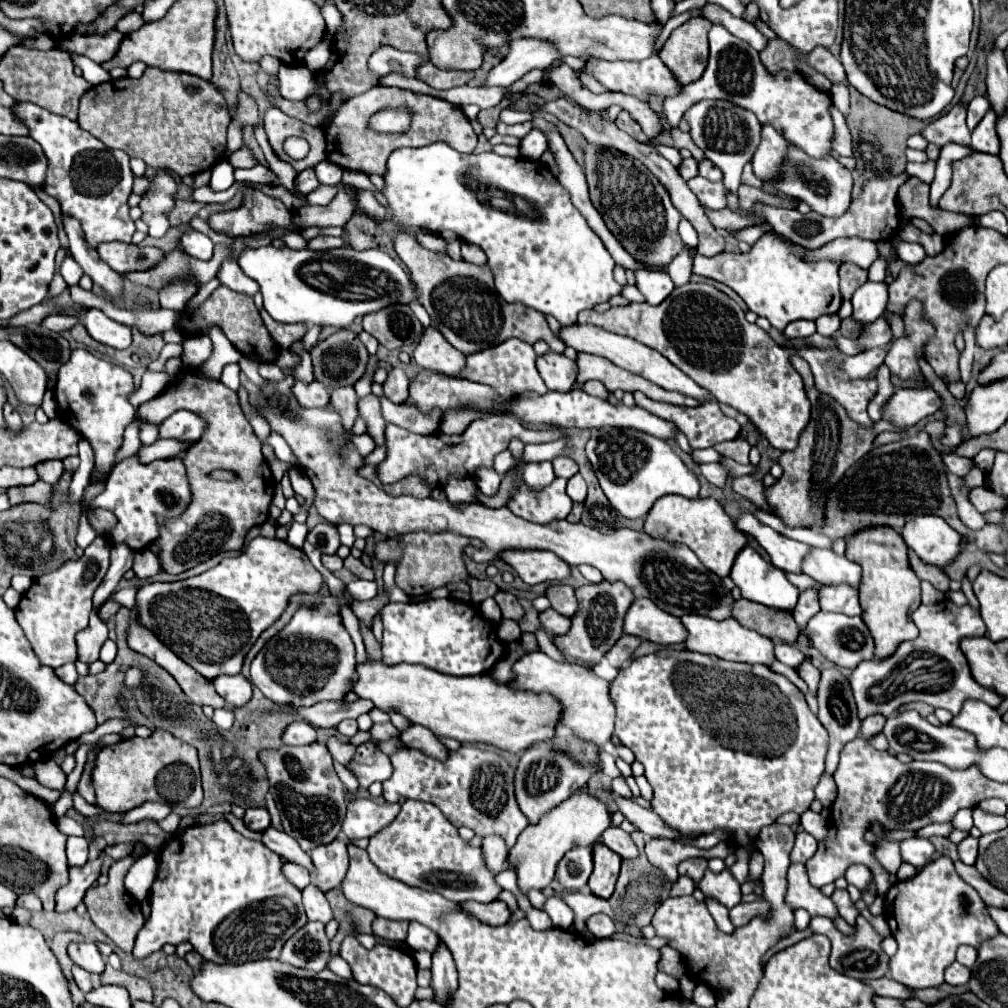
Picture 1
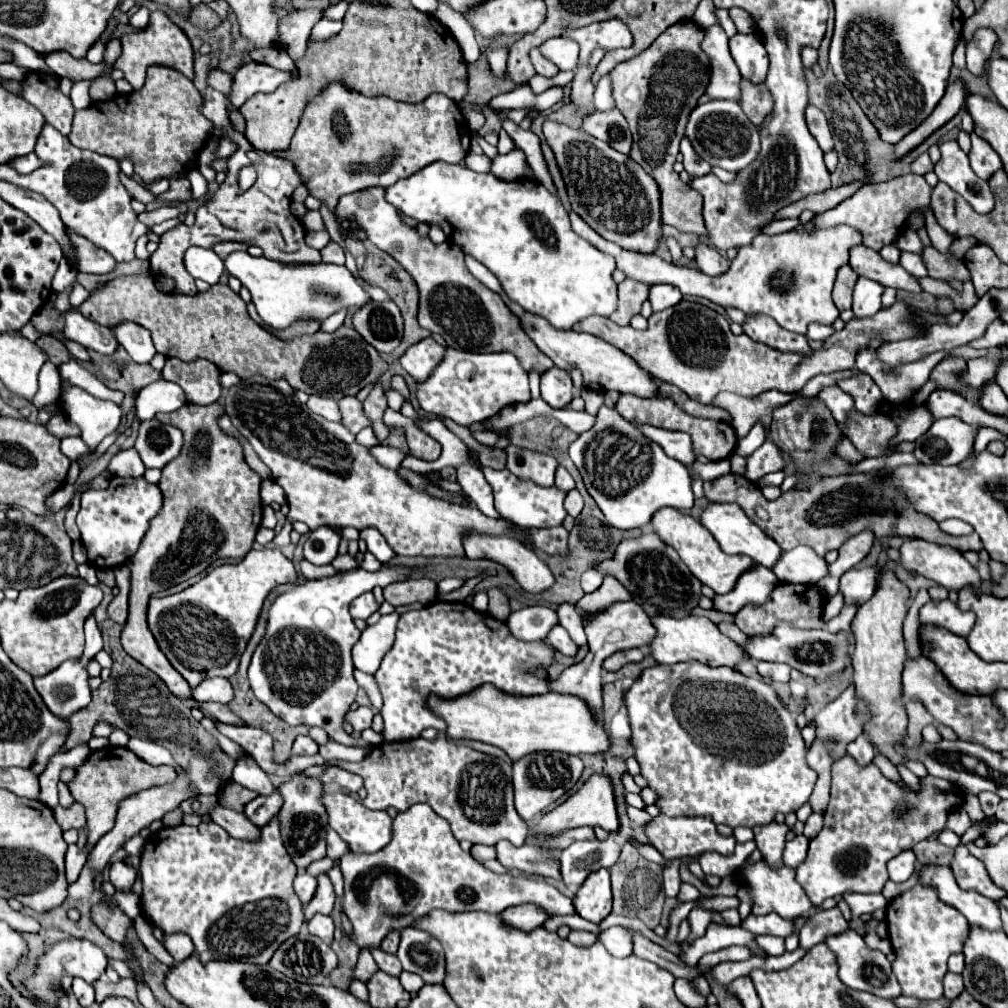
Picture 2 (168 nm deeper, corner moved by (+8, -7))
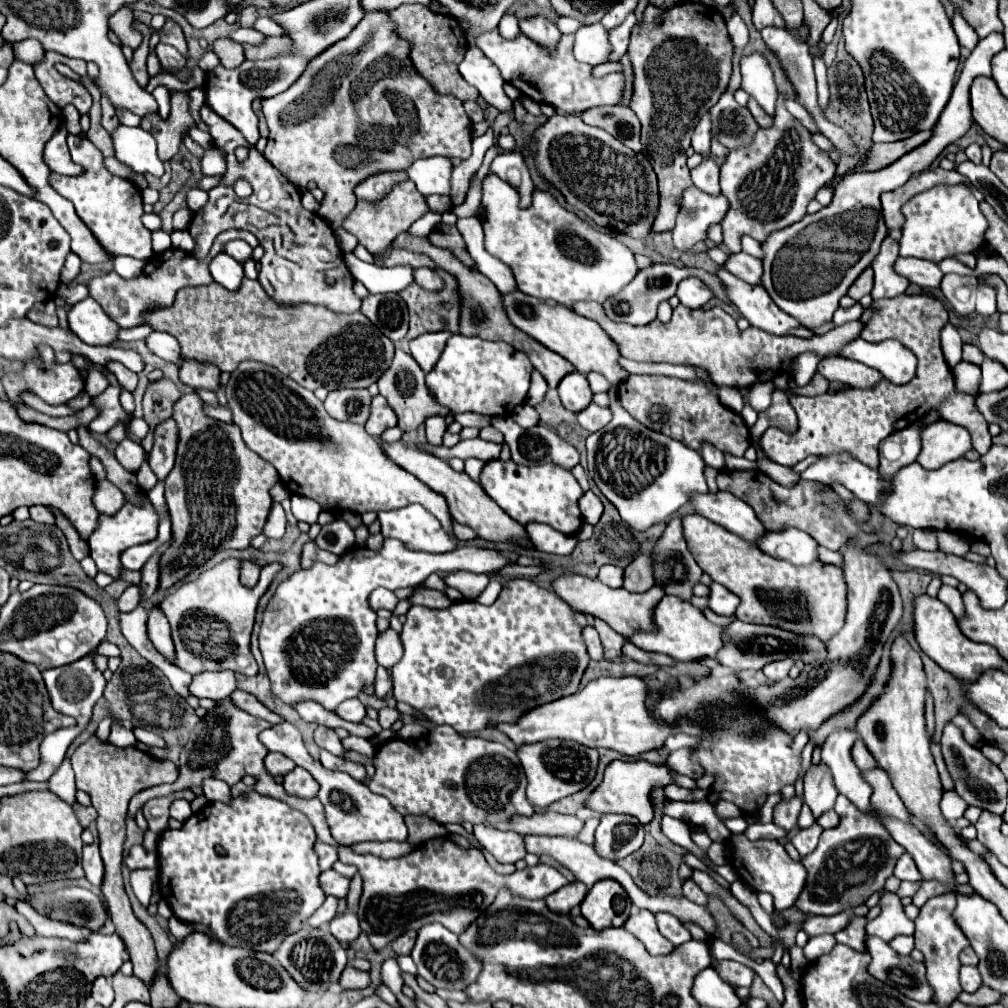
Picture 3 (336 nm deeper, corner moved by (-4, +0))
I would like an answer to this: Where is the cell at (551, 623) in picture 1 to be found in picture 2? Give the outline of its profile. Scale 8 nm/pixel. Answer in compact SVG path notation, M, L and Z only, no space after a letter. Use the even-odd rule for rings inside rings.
M556 625L556 627L548 633L546 641L548 641L554 649L558 649L562 655L566 655L566 657L574 657L574 655L578 653L578 645L570 639L568 631L566 631L564 627L560 627L560 625Z

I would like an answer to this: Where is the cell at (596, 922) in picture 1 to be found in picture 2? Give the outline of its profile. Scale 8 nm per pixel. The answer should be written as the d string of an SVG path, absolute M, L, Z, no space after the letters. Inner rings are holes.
M610 927L600 937L600 943L614 955L614 957L630 957L632 955L632 935L624 927Z

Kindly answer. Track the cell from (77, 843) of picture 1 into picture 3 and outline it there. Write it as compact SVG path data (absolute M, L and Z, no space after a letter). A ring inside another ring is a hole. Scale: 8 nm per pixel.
M86 844L84 852L82 852L82 866L86 872L86 878L94 884L100 886L102 884L102 874L104 874L104 866L102 866L102 858L98 854L98 844Z

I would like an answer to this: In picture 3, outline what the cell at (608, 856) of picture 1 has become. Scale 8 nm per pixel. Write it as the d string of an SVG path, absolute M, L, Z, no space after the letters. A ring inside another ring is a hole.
M598 880L582 900L582 916L592 928L602 930L610 926L622 926L628 920L632 902L616 880Z

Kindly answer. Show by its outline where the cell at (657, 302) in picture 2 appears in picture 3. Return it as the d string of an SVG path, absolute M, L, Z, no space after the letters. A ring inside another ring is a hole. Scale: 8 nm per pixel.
M684 278L680 284L678 284L678 290L676 290L676 296L680 300L680 304L688 306L688 308L700 308L704 306L714 294L712 290L698 278Z

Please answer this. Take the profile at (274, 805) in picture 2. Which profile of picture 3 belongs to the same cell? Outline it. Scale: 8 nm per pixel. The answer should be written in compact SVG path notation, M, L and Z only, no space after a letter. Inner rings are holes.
M296 766L290 774L284 776L282 786L290 796L300 796L300 798L314 798L318 792L318 784L312 778L312 774L300 766Z

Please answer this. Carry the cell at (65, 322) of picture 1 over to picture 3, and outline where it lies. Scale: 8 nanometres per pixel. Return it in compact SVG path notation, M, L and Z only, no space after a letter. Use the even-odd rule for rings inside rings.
M106 364L106 368L118 378L118 382L126 388L126 390L134 390L138 384L138 374L134 374L132 370L124 368L124 364Z

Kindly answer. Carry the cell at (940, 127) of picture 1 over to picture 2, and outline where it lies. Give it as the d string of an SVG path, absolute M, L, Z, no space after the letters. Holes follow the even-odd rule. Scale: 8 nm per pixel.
M940 143L942 159L936 163L934 173L940 181L950 185L956 193L960 193L976 213L990 213L994 209L994 195L990 185L974 175L968 157L960 151L958 143Z

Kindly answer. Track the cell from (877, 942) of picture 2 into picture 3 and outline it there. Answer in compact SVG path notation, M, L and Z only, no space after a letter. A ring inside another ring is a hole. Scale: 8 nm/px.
M906 935L896 936L895 938L892 938L888 944L890 945L890 948L896 950L898 954L908 956L908 954L912 952L912 948L914 948L914 937Z

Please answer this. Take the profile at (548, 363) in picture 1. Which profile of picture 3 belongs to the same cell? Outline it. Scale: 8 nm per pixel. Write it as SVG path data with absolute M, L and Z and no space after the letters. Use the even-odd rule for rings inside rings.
M576 370L564 376L564 380L558 384L558 394L564 408L568 408L570 412L580 412L592 402L592 390L588 386L588 380Z

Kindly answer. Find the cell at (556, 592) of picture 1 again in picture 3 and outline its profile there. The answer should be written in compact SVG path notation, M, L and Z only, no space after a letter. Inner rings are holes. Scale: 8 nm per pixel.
M594 618L594 622L592 622L592 626L598 630L598 634L600 634L600 640L602 640L602 644L604 644L604 650L614 650L618 656L622 656L622 644L624 644L624 638L620 636L620 634L616 634L608 624L604 624L604 622L600 622L598 618Z

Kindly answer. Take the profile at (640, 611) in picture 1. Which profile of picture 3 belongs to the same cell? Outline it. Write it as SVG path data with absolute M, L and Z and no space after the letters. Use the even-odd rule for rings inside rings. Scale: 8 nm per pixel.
M560 576L554 580L552 586L554 586L554 592L574 610L586 612L604 620L614 632L620 632L620 636L624 636L626 640L630 640L632 634L636 632L656 630L656 622L652 620L652 610L656 602L660 602L664 596L664 590L660 586L654 586L644 594L632 594L624 588L608 588L600 580L590 580L584 576Z

